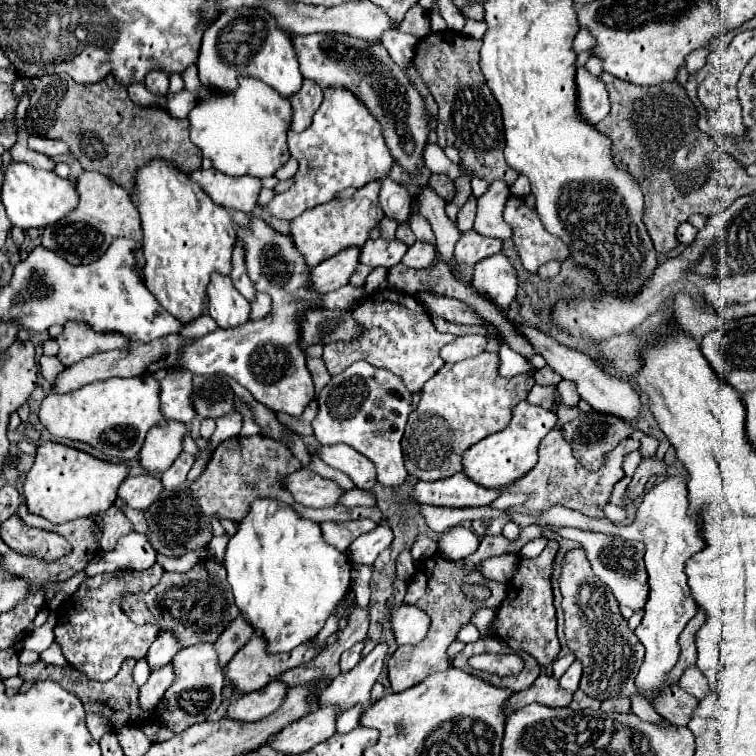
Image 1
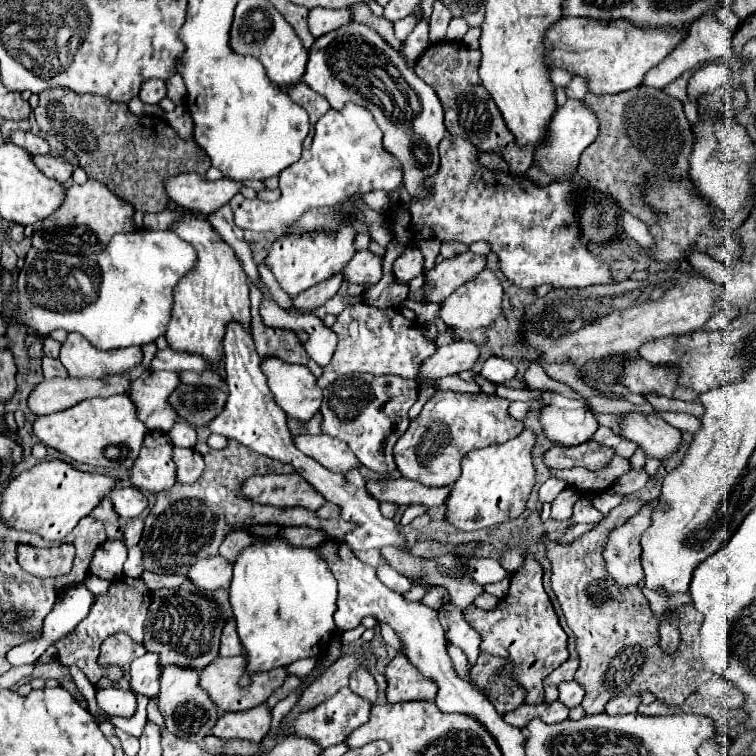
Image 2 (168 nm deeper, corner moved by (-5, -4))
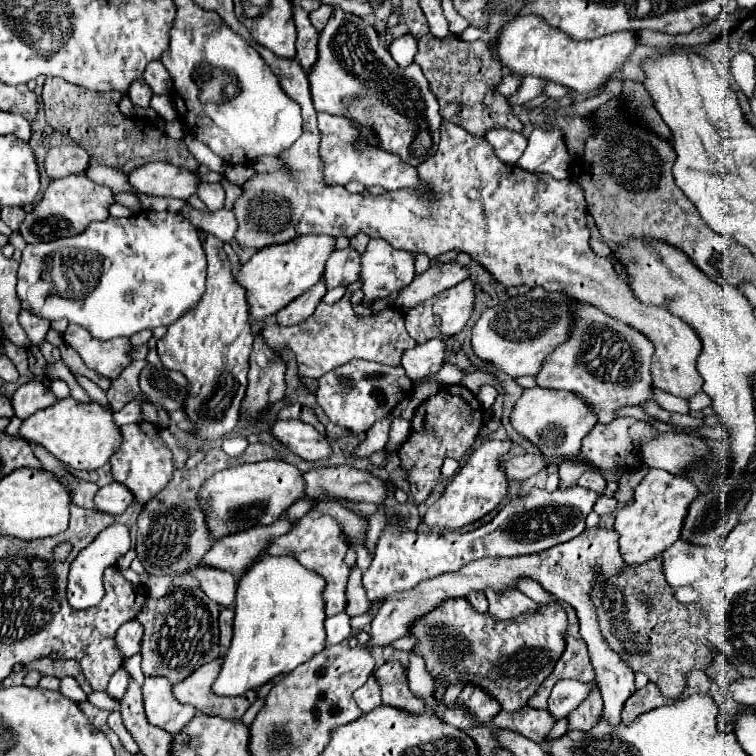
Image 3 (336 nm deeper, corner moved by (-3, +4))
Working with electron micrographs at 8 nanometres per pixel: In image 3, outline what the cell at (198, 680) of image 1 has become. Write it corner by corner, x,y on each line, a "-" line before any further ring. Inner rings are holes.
146,678
142,684
144,712
150,724
174,734
194,718
194,708
178,704
170,692
170,682
162,678

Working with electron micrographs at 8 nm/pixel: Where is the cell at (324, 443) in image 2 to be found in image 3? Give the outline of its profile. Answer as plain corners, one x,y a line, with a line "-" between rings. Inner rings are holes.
274,420
270,426
272,438
284,446
294,456
316,462
330,454
326,436
322,436
314,426
300,420

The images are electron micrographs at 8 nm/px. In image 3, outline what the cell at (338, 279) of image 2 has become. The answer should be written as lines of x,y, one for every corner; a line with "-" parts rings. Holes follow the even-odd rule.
320,280
318,284
314,284
314,288
306,290
302,296
298,296
286,308
282,308
276,314
276,322
280,326
294,326
294,324
304,322
316,310
316,306
320,304
320,300
322,300
324,294
326,294
326,286

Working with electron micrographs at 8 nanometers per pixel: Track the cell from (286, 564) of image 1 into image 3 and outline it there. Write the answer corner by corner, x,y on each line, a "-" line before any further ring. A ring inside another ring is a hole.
268,556
268,560
258,560
258,564
252,564
250,572
244,572
236,590
234,636
226,656
222,658
220,674
212,684
212,692
216,696
242,696
248,690
258,690
272,678
292,672
298,664
304,664
316,656
316,652
324,650
326,616
322,610
322,584
324,580
316,572
302,568
302,564
290,556

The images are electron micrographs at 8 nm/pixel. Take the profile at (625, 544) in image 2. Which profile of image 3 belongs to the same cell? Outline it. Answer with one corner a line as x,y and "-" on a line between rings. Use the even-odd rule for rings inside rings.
650,468
644,480
634,490
634,502
616,512
614,530
620,534
620,552
630,566
644,564
662,554
674,540
680,538
680,530
690,504
698,498
700,490
686,478
674,476
666,470

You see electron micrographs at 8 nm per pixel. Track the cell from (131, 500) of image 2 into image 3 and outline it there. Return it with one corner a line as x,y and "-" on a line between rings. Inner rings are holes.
118,482
102,486
94,496
94,510
110,516
120,516
130,504
134,496
130,496
128,488
122,488

